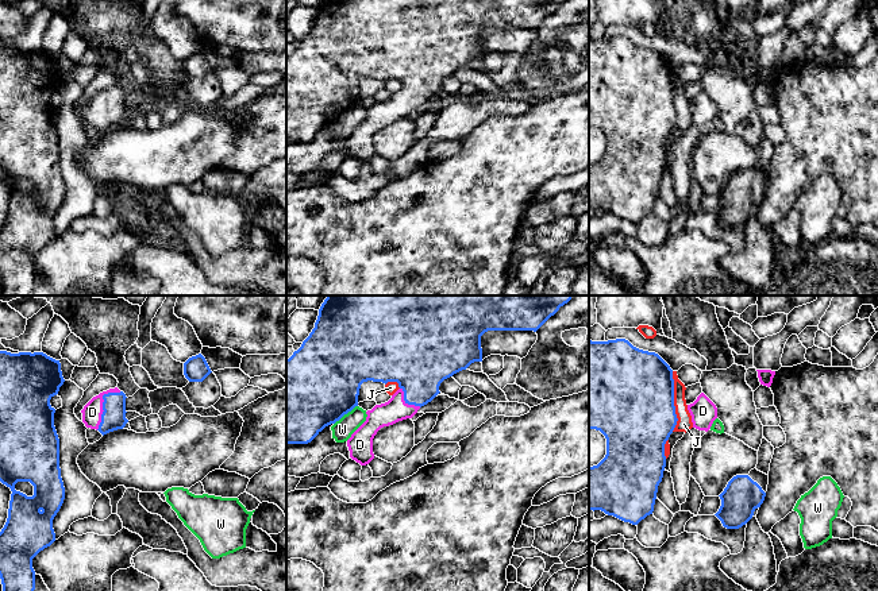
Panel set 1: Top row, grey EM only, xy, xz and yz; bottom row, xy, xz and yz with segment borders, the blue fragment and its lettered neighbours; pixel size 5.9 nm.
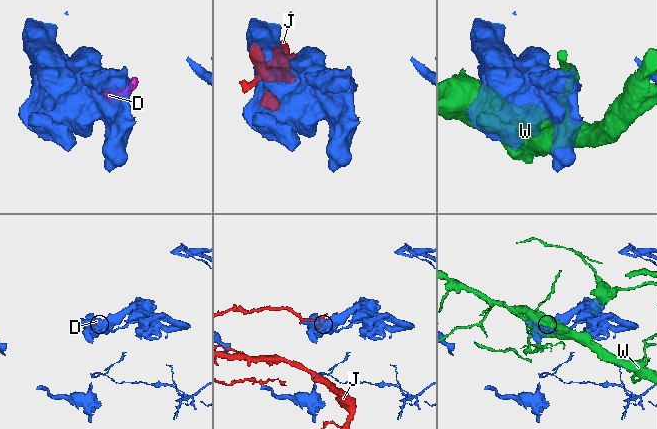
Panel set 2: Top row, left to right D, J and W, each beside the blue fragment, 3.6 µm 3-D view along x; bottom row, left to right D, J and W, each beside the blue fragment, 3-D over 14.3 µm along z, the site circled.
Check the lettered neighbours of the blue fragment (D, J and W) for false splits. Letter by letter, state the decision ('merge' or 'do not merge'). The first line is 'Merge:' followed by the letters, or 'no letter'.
Merge: D
D: merge
J: do not merge
W: do not merge

